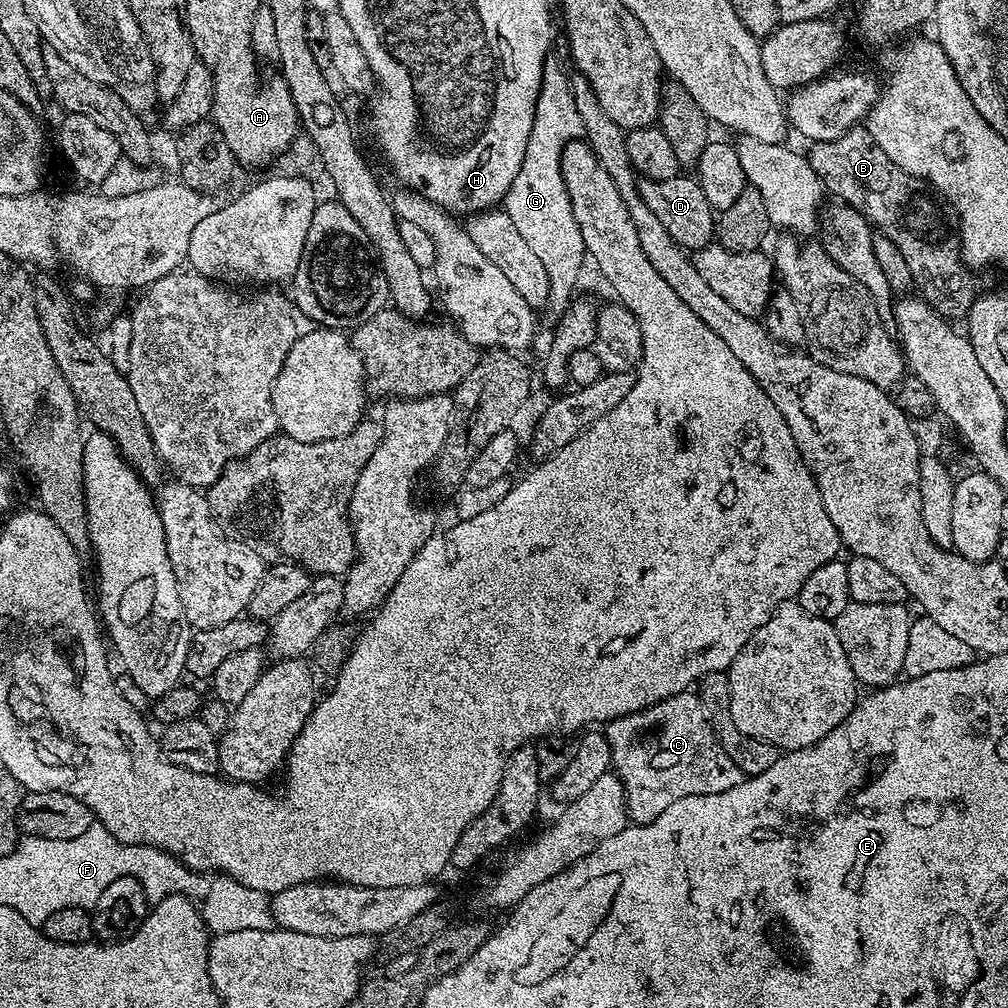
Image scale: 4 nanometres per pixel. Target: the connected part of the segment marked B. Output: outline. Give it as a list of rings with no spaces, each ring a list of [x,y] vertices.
[[[867,126],[851,128],[846,130],[846,134],[842,134],[842,138],[821,140],[813,143],[811,148],[812,169],[820,179],[821,185],[831,195],[833,192],[836,195],[833,197],[837,201],[851,204],[854,210],[858,210],[867,218],[869,224],[879,229],[886,238],[898,246],[899,253],[906,258],[906,263],[910,268],[913,285],[917,289],[920,287],[919,295],[922,299],[942,317],[967,317],[972,303],[975,302],[978,295],[977,273],[960,259],[960,237],[954,231],[953,221],[951,219],[948,221],[944,217],[944,212],[940,209],[941,201],[933,195],[929,185],[918,179],[917,176],[911,176],[909,172],[904,172],[894,162],[890,162],[890,158],[886,158],[886,153],[882,151],[882,146],[878,146],[878,142],[874,142]]]

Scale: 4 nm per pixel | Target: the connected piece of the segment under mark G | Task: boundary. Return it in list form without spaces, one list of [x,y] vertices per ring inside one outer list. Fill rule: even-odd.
[[[549,58],[544,62],[532,133],[526,142],[518,174],[503,198],[502,208],[542,262],[546,278],[550,280],[548,304],[556,310],[563,309],[573,299],[572,291],[580,280],[580,267],[584,260],[586,264],[582,230],[578,230],[578,222],[574,222],[574,212],[560,173],[562,150],[583,135],[582,118],[578,118],[578,106],[574,106],[569,73],[564,73],[563,66],[555,58]]]

